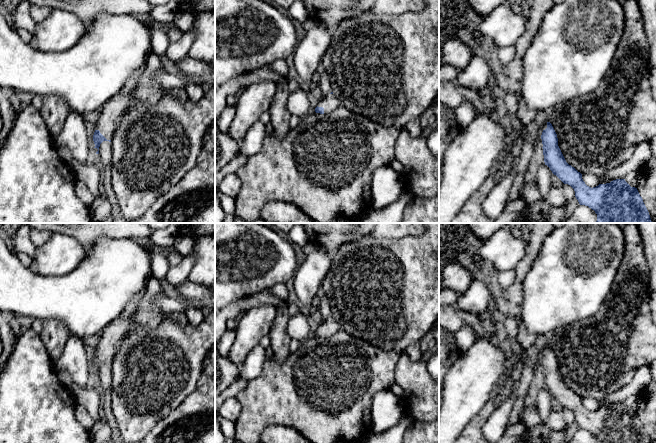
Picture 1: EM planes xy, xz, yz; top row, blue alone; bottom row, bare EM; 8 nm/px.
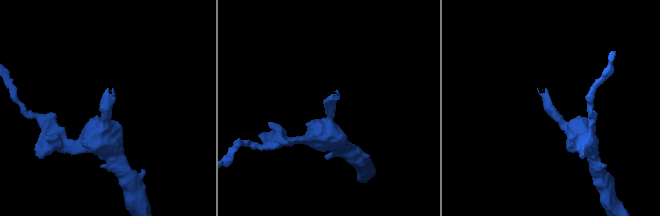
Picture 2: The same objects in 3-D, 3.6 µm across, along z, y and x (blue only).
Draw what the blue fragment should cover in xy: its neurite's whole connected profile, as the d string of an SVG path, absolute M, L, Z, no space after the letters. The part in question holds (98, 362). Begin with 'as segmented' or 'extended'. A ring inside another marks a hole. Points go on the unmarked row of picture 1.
extended; M135 303L130 310L119 315L101 331L100 341L95 348L93 359L94 372L98 373L96 378L99 378L99 371L103 365L111 366L119 342L132 325L134 308Z

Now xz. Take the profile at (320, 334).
extended; M331 316L329 319L323 320L319 325L315 336L320 338L329 337L340 329L340 324Z

